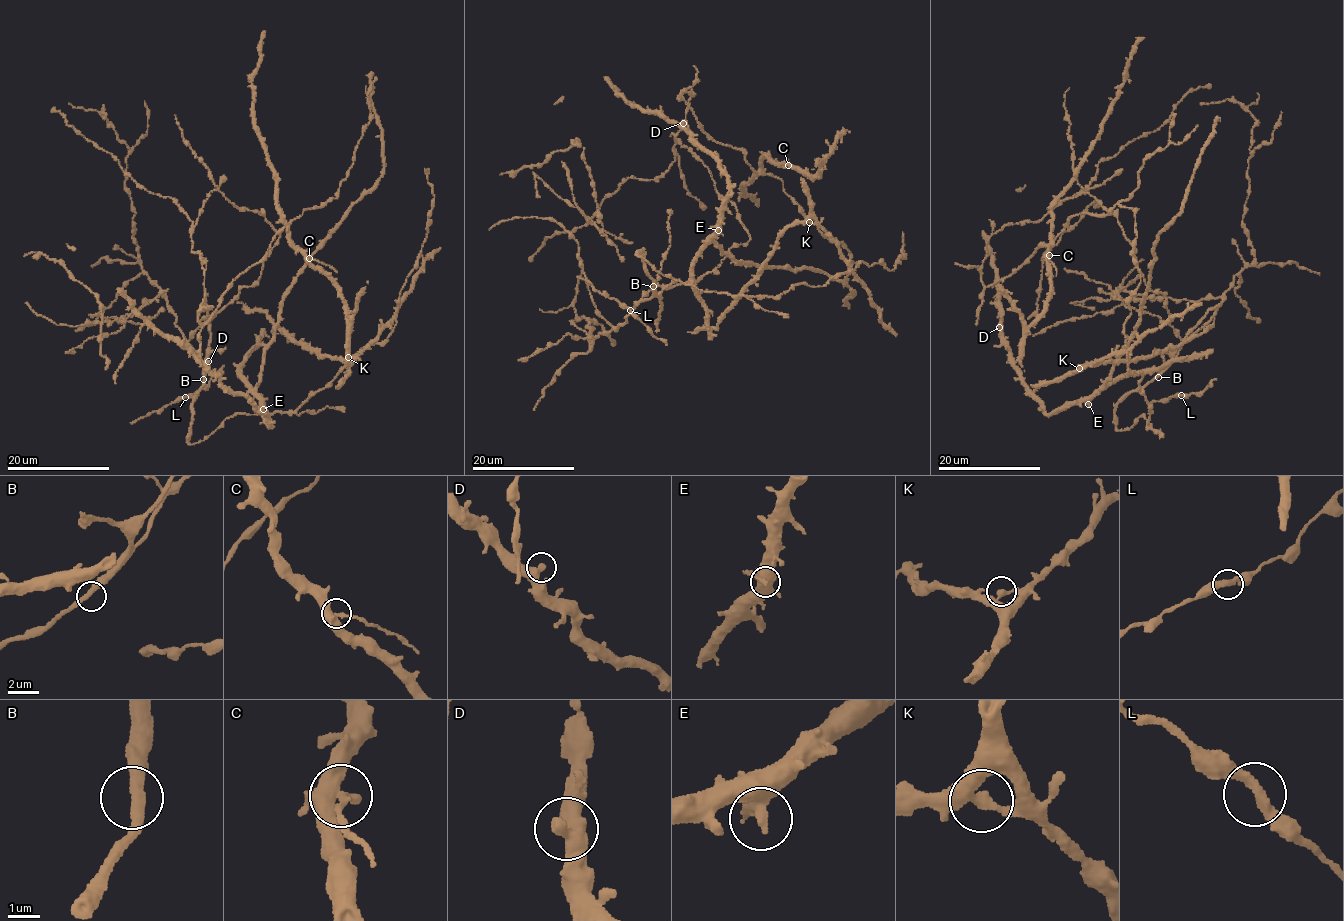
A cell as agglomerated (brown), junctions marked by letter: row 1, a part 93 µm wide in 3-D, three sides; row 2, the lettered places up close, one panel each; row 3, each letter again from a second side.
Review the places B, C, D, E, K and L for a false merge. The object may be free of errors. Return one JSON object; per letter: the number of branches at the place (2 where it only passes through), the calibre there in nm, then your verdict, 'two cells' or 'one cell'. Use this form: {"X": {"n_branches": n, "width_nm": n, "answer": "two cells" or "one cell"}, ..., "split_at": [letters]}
{"B": {"n_branches": 2, "width_nm": 360, "answer": "one cell"}, "C": {"n_branches": 2, "width_nm": 280, "answer": "two cells"}, "D": {"n_branches": 2, "width_nm": 400, "answer": "one cell"}, "E": {"n_branches": 2, "width_nm": 360, "answer": "one cell"}, "K": {"n_branches": 2, "width_nm": 320, "answer": "one cell"}, "L": {"n_branches": 2, "width_nm": 340, "answer": "one cell"}, "split_at": ["C"]}

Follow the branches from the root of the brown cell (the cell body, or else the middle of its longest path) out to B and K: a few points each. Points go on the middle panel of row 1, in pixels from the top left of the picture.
B: (841, 274), (822, 286), (800, 284), (776, 296), (727, 295), (667, 277), (638, 257), (641, 250), (653, 286)
K: (841, 274), (855, 270), (832, 236), (809, 222)

